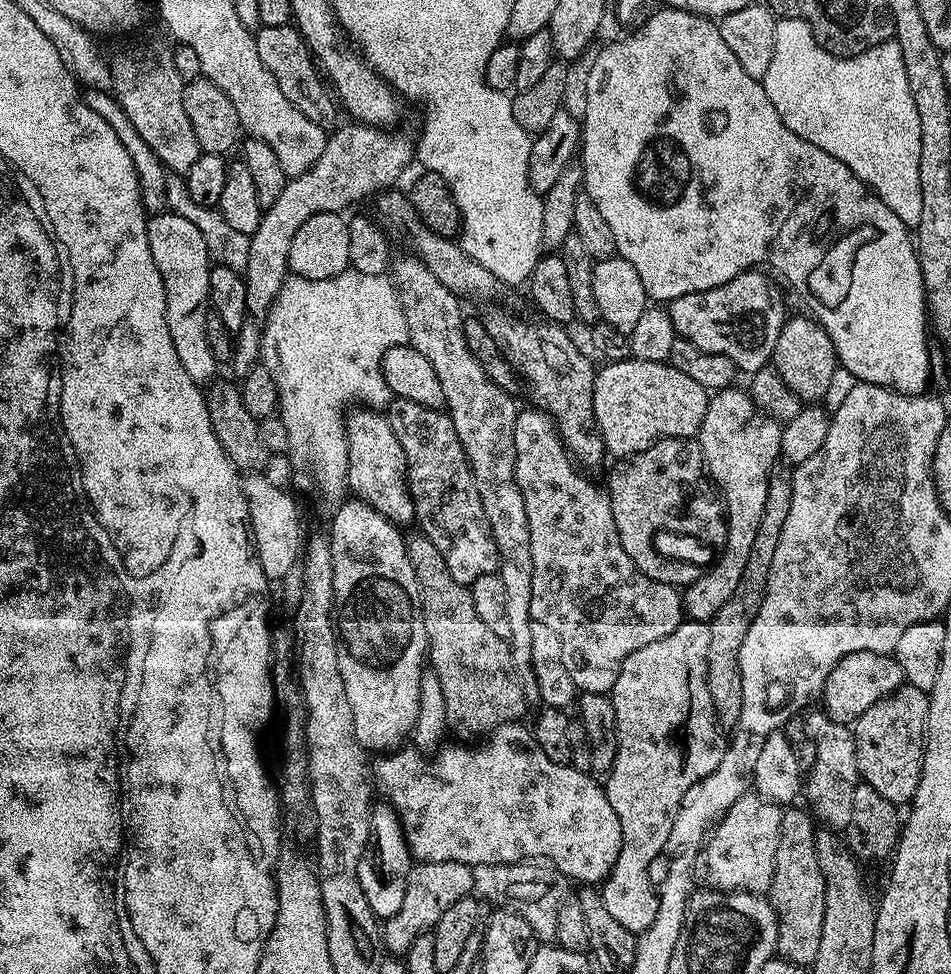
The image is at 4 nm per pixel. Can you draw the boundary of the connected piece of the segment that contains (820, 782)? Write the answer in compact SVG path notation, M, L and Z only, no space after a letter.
M811 712L803 717L803 721L806 734L810 734L816 747L816 757L814 766L807 769L802 792L805 797L808 795L807 807L811 815L819 823L821 820L825 829L844 830L850 822L850 809L854 807L854 790L861 783L860 771L856 769L856 738L849 725L834 722L827 712Z

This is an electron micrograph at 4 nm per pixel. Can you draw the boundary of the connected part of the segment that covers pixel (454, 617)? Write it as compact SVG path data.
M422 534L415 535L409 535L404 541L406 558L410 558L414 578L418 578L430 668L438 682L442 682L448 723L464 736L487 737L500 725L519 721L520 715L530 708L514 670L511 646L509 641L498 638L494 630L482 626L482 618L478 618L478 610L474 610L471 587L454 582L438 546Z

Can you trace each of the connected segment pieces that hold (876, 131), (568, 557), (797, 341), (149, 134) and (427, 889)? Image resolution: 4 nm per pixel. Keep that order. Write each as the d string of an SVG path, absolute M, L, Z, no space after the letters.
M777 19L774 30L774 58L770 58L770 70L763 81L778 118L798 138L834 154L838 162L850 166L863 184L867 184L877 198L886 202L898 218L909 226L915 226L922 214L922 186L918 182L918 166L922 150L922 130L918 126L918 106L910 95L910 82L906 82L906 66L902 62L902 50L895 39L866 50L860 56L835 56L816 40L812 27L805 20Z
M535 406L529 407L529 409L529 412L520 410L516 413L514 450L516 451L516 482L526 506L531 557L533 558L530 614L533 620L542 622L542 626L550 626L550 630L554 630L554 634L558 634L558 642L562 642L562 662L566 662L566 670L570 673L570 678L574 678L574 686L577 690L581 693L603 692L608 694L611 693L614 682L618 678L618 670L622 670L622 662L626 662L626 658L630 654L634 654L634 650L642 650L642 646L650 646L650 642L658 642L658 638L666 638L666 634L674 634L674 630L678 630L678 626L684 623L686 617L682 592L677 585L658 582L654 578L642 574L642 570L638 570L638 566L634 566L630 554L626 554L626 550L622 550L622 542L618 538L618 530L614 522L614 510L607 491L601 485L599 488L594 481L587 480L583 476L585 473L574 463L573 457L564 443L564 437L560 435L560 430L556 427L555 420Z
M808 314L789 315L785 319L782 334L778 334L778 342L774 342L774 354L770 364L801 402L823 401L820 399L831 390L832 379L835 378L836 372L838 373L836 351L830 334L819 320Z
M128 44L111 58L111 94L126 112L142 141L158 156L167 171L183 174L198 162L201 150L198 138L194 138L194 126L186 118L186 106L182 106L182 90L186 81L174 70L172 48L164 44Z
M423 862L413 863L408 871L408 885L406 895L402 898L402 910L394 914L389 920L383 921L384 944L392 954L407 954L414 938L423 932L431 932L436 927L438 918L458 902L458 898L469 895L472 888L473 869L467 864L458 862Z

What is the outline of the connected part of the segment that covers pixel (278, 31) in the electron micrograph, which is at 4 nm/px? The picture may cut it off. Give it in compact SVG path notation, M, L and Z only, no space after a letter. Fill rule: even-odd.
M287 24L286 26L261 26L255 29L254 35L258 46L258 58L262 58L262 66L270 70L274 82L278 82L278 90L282 90L282 94L286 94L286 98L290 98L290 102L294 102L294 106L302 110L306 118L310 118L310 122L325 130L331 129L337 123L338 104L333 93L326 87L302 34L295 26Z

